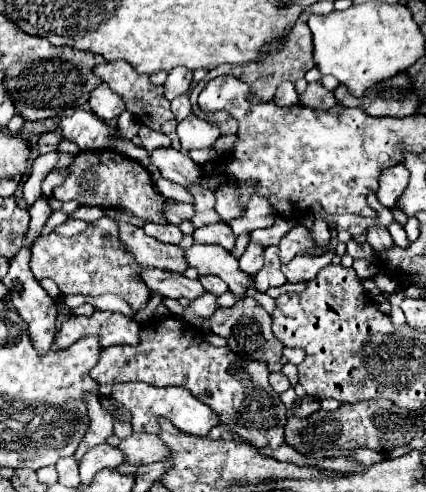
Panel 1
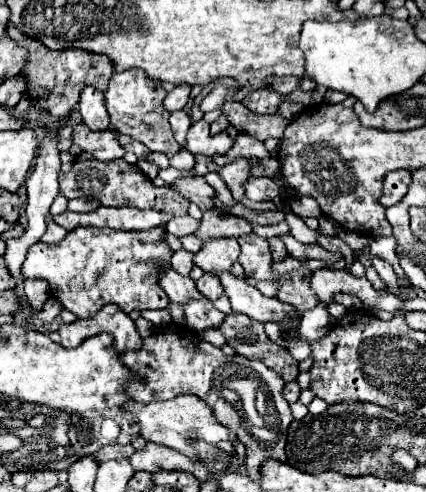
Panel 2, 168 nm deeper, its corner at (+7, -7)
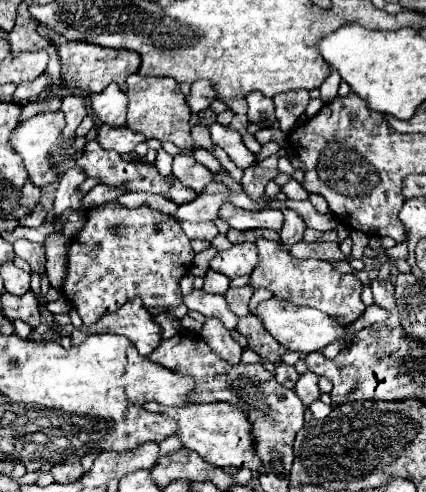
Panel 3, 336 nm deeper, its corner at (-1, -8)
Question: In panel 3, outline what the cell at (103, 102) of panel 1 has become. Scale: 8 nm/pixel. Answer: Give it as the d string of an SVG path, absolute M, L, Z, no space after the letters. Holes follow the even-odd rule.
M108 84L100 94L92 94L90 102L92 114L98 120L98 124L108 124L114 128L124 124L128 98L116 84Z

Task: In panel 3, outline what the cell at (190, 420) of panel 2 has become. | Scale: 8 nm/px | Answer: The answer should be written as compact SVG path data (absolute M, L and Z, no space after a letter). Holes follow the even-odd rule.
M214 402L214 404L184 404L184 406L160 406L160 404L146 404L150 412L160 412L166 416L176 418L178 422L178 436L184 448L194 450L202 456L204 462L216 464L220 468L230 468L230 466L246 466L252 472L260 472L262 464L260 458L254 454L254 444L250 436L250 422L246 414L242 414L234 404L228 402ZM180 412L180 418L178 418Z

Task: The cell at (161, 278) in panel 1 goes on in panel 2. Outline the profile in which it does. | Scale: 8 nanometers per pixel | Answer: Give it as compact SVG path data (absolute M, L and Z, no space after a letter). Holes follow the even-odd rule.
M198 299L184 305L188 327L202 333L206 329L218 329L224 321L224 313L220 313L210 299Z

